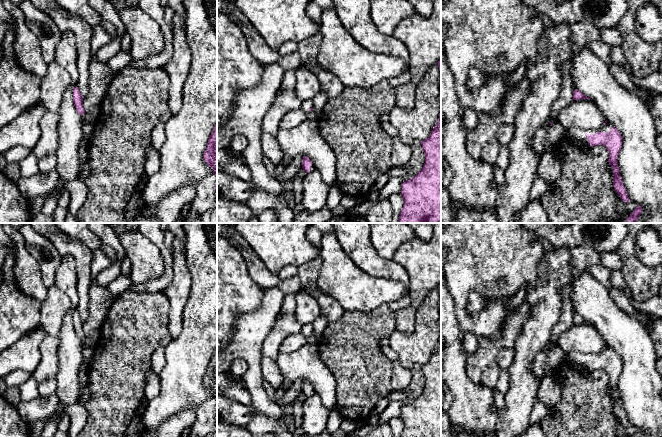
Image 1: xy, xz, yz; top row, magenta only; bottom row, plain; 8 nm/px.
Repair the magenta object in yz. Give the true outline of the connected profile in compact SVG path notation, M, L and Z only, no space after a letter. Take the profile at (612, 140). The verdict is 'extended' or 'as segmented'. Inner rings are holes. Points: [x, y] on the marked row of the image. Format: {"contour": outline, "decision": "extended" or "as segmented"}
{"contour": "M606 120L604 125L597 130L591 130L585 134L581 129L577 128L569 132L569 137L577 142L586 142L592 147L604 145L607 148L609 152L608 162L612 166L614 176L613 187L624 202L629 202L630 199L623 185L618 167L618 154L622 147L622 136L618 130Z", "decision": "extended"}

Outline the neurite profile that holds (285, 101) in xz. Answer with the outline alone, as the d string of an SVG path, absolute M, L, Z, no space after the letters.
M280 89L266 113L262 133L275 135L280 130L282 118L290 111L301 109L302 101L298 98L294 89Z

